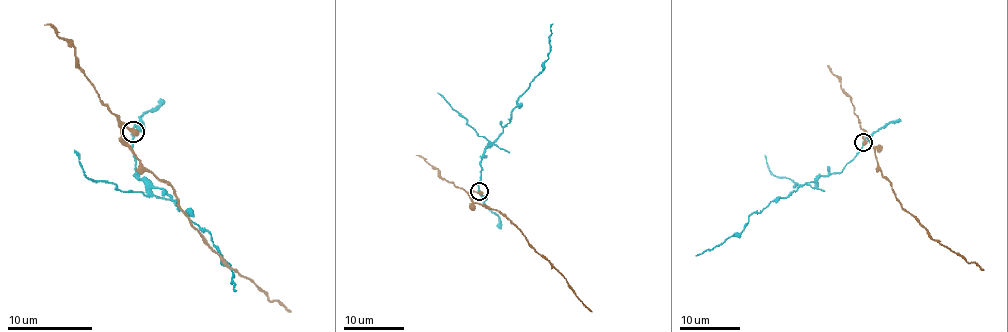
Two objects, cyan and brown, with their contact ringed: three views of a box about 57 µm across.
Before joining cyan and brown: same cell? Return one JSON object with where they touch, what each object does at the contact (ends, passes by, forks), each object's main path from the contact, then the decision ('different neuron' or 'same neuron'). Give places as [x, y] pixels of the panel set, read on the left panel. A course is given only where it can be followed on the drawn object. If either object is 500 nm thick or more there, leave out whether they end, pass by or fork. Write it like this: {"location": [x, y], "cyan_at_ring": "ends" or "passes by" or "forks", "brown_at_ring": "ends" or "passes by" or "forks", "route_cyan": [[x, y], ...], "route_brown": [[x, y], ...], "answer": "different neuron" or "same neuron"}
{"location": [133, 131], "cyan_at_ring": "passes by", "brown_at_ring": "ends", "route_cyan": [[132, 132], [134, 177], [145, 179], [175, 200], [211, 236], [213, 247], [233, 273], [233, 288], [237, 290]], "route_brown": [[132, 132], [120, 121], [126, 147], [173, 189], [184, 215], [203, 241], [269, 300], [280, 300], [290, 311]], "answer": "different neuron"}

